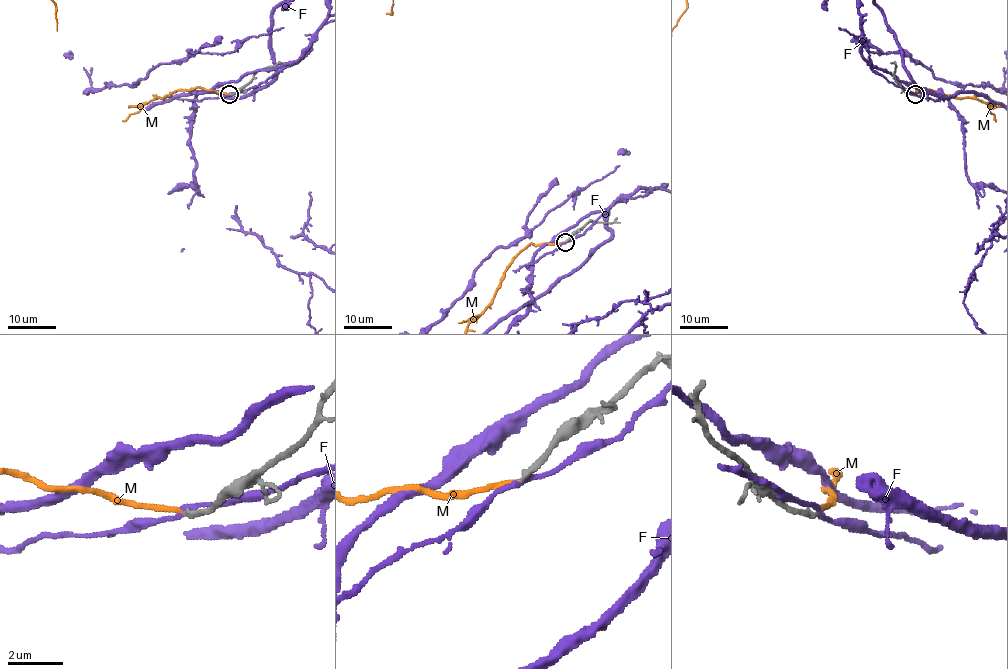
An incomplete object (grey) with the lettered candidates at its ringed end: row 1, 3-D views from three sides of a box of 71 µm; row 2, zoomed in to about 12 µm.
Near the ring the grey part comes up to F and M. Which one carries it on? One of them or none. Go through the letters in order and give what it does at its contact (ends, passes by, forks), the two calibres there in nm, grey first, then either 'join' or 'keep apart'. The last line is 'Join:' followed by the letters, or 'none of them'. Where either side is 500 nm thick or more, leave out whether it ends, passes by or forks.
F: it passes by | 200/160 nm | keep apart
M: it ends | 200/170 nm | join
Join: M

